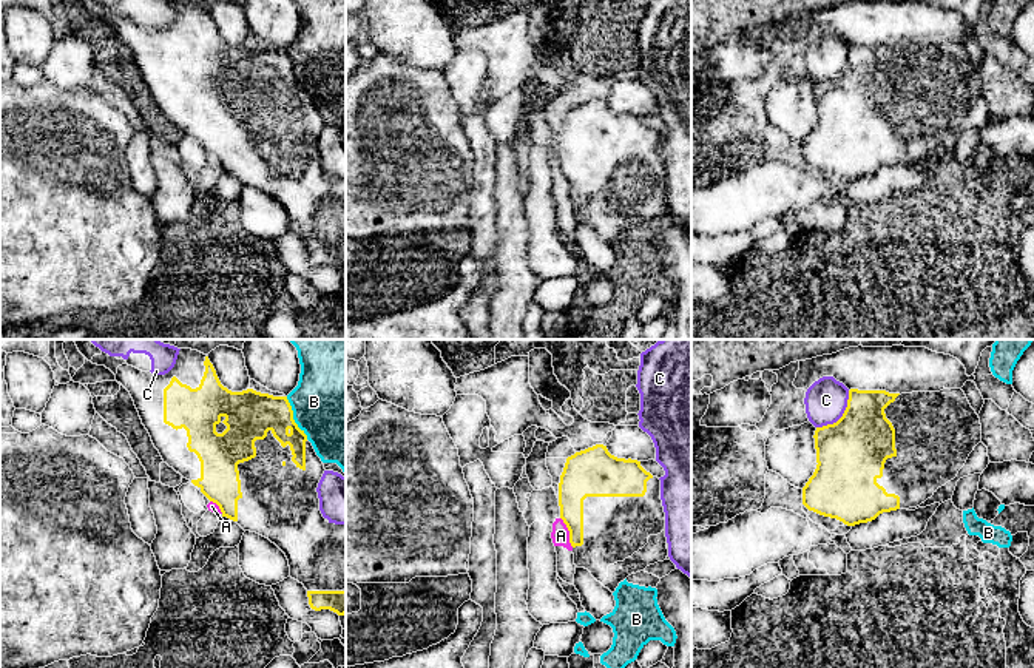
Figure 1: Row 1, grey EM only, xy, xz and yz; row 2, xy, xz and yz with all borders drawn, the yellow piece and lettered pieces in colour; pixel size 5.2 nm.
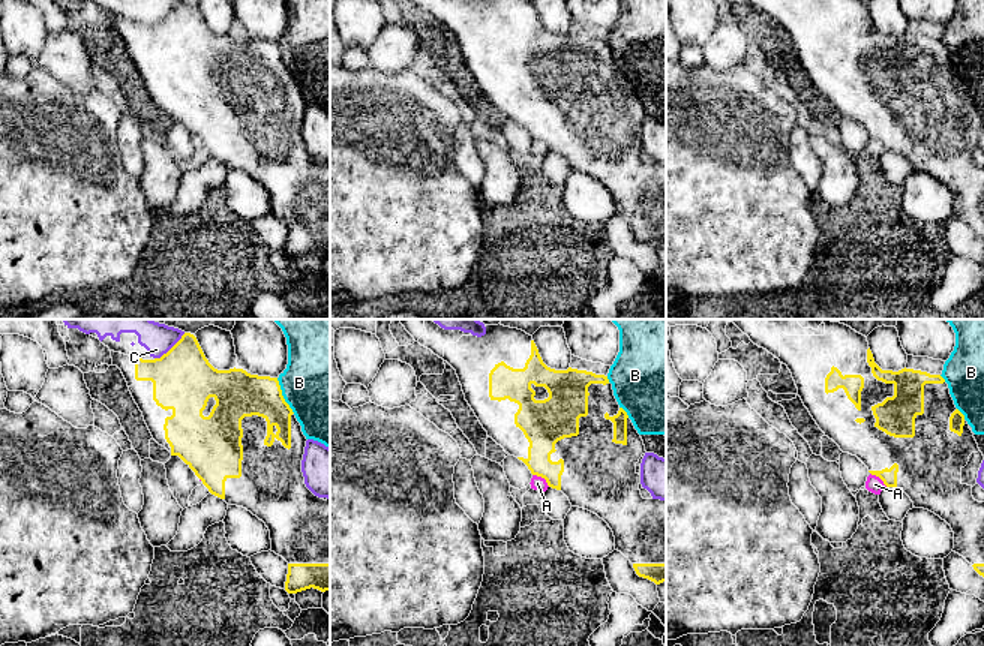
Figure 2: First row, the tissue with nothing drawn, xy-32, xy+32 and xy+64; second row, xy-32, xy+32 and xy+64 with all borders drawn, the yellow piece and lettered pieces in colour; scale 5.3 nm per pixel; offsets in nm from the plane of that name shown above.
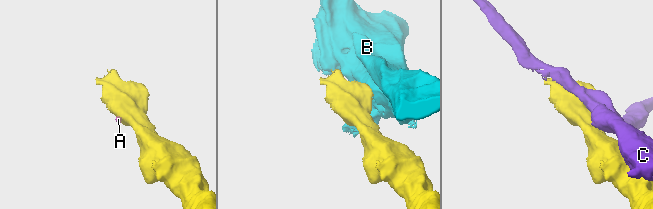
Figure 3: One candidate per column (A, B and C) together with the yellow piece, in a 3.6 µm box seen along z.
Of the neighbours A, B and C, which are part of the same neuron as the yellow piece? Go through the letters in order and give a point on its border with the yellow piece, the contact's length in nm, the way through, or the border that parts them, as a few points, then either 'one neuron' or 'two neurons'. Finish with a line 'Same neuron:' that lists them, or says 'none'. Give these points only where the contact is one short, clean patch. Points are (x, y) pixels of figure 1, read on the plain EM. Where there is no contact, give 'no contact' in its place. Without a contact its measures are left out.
A: meets yellow in xz at (570, 187); contact 170 nm long; border along xz (560, 172), (568, 185), (568, 196), (573, 201); two neurons
B: meets yellow in xy at (292, 73); contact 260 nm long; border along xy (286, 51), (293, 76), (307, 93); two neurons
C: meets yellow in yz at (843, 70); contact 260 nm long; two neurons
Same neuron: none

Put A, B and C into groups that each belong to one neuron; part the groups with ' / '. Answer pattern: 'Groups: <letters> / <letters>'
Groups: A / B / C

